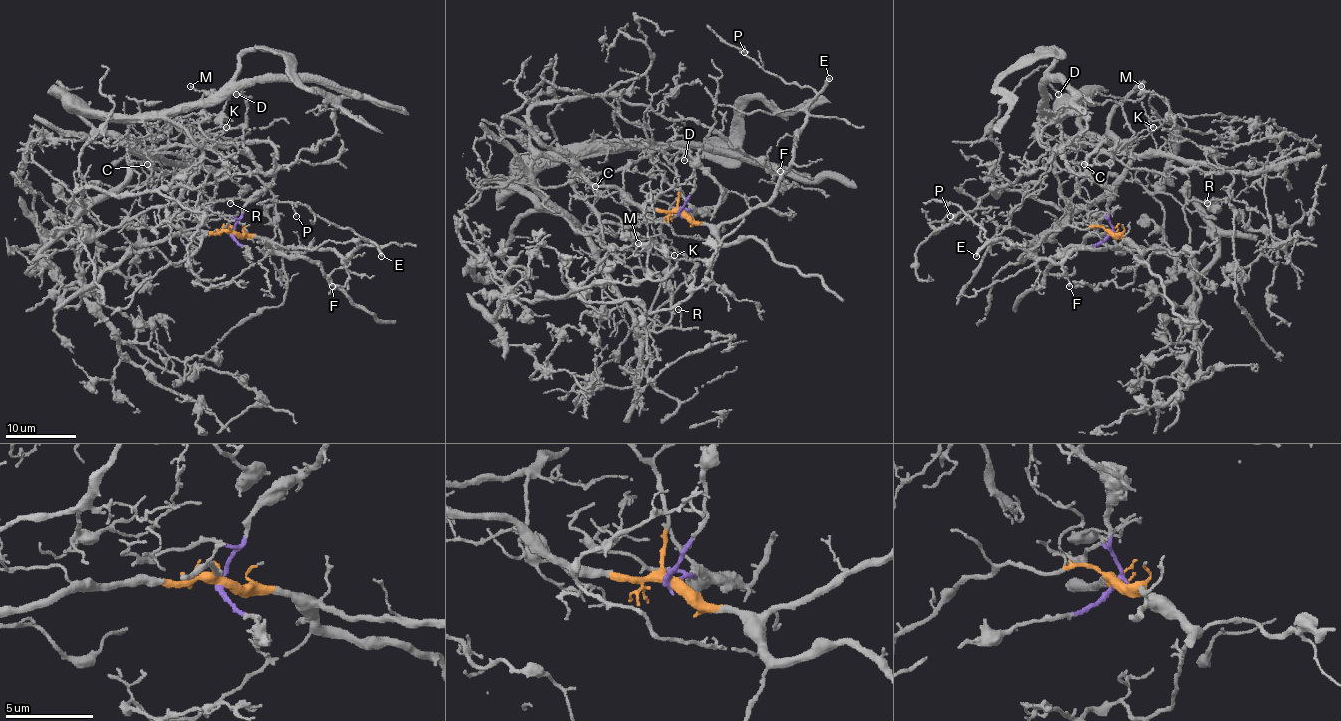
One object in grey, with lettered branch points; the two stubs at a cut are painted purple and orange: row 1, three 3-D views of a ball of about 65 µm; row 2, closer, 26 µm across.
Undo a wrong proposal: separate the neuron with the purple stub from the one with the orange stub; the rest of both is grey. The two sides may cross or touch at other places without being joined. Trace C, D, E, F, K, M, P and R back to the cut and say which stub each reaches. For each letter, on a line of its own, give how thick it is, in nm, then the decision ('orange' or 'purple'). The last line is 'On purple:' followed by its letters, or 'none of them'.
C: calibre 90 nm; purple
D: calibre 170 nm; purple
E: calibre 320 nm; orange
F: calibre 130 nm; orange
K: calibre 90 nm; purple
M: calibre 160 nm; purple
P: calibre 100 nm; orange
R: calibre 100 nm; purple
On purple: C, D, K, M, R

